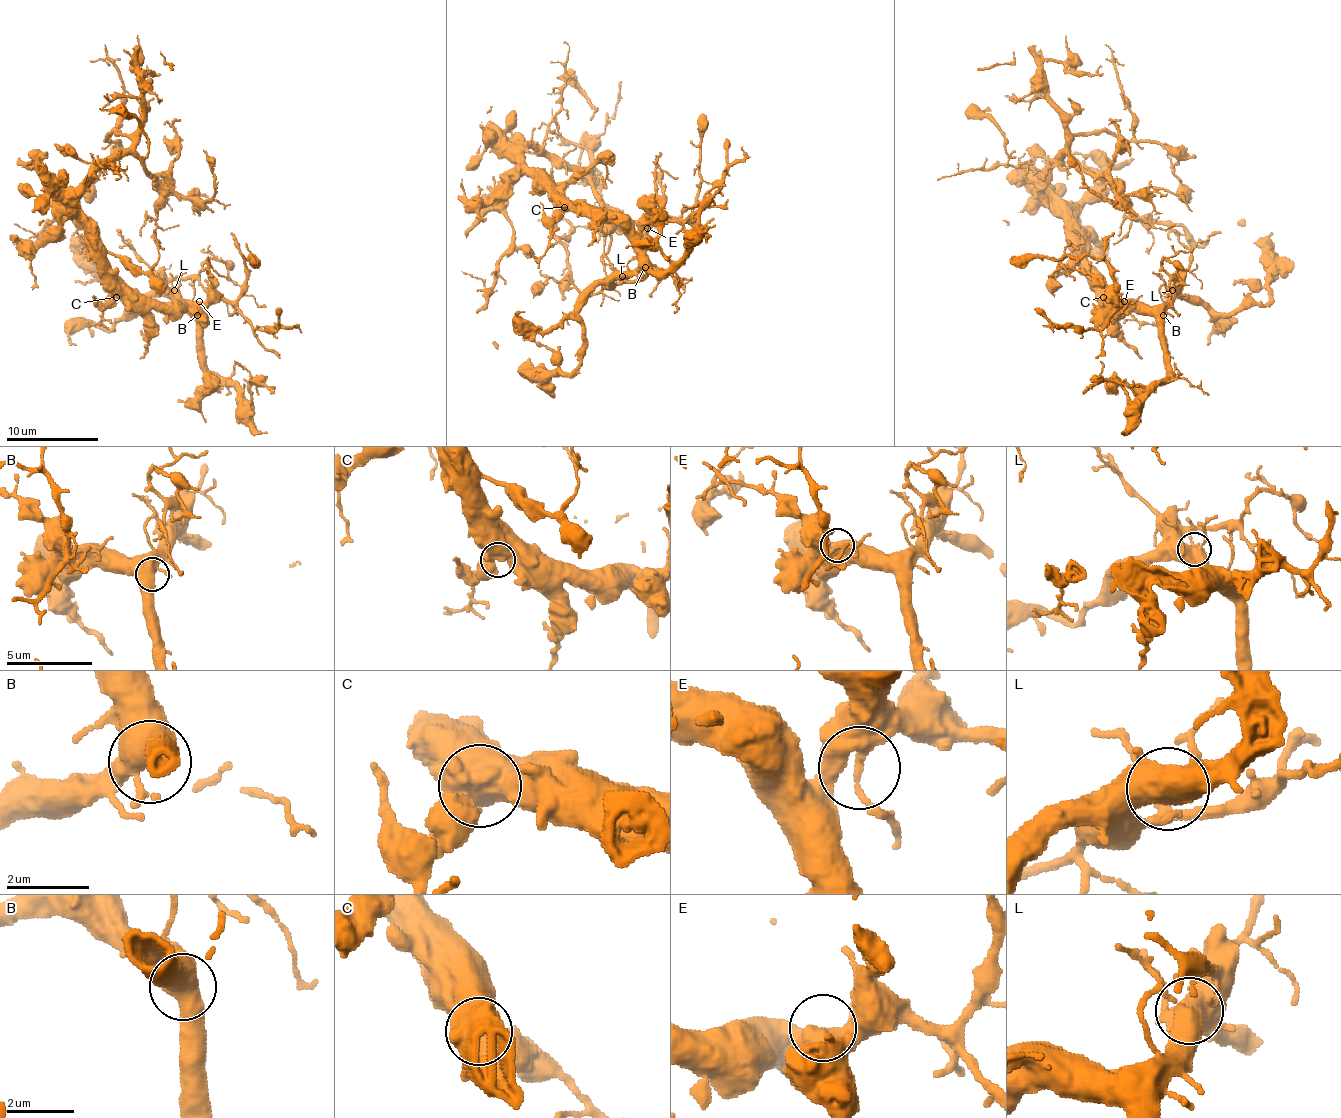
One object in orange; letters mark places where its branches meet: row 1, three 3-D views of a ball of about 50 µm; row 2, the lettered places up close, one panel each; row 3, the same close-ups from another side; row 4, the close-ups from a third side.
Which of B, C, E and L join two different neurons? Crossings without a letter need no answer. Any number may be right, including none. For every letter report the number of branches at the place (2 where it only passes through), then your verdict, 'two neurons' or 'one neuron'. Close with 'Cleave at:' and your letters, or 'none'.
B: 3 | one neuron
C: 2 | one neuron
E: 2 | one neuron
L: 4 | one neuron
Cleave at: none

